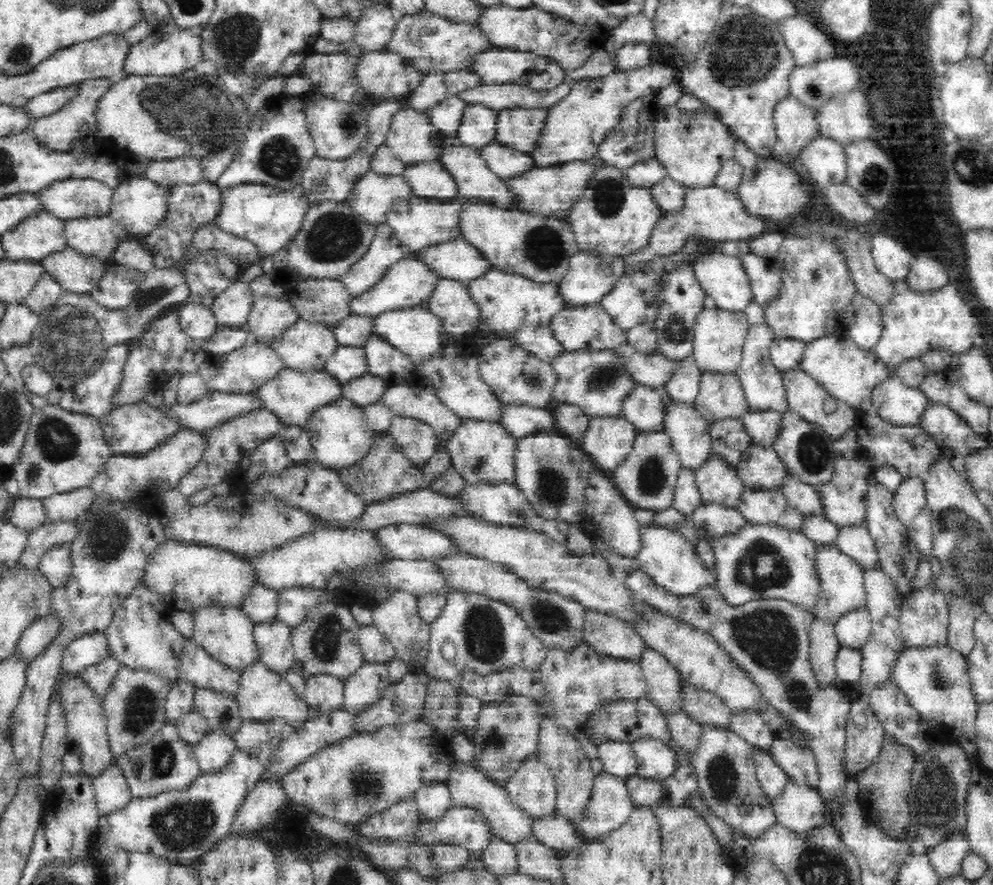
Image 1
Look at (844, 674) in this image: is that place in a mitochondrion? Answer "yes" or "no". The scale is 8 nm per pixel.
no

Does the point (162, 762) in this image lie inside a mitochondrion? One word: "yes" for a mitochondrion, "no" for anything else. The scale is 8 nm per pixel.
yes

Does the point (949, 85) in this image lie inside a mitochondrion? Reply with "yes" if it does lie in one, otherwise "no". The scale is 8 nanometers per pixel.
no

